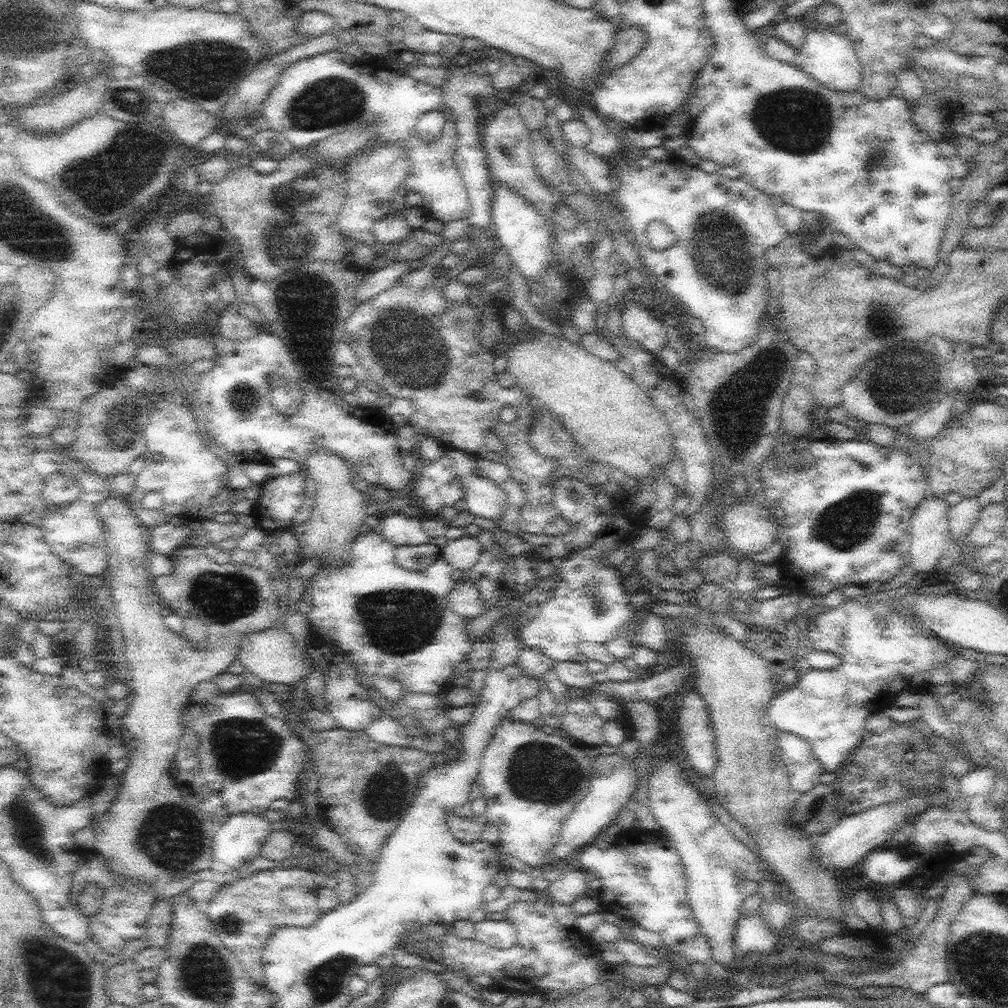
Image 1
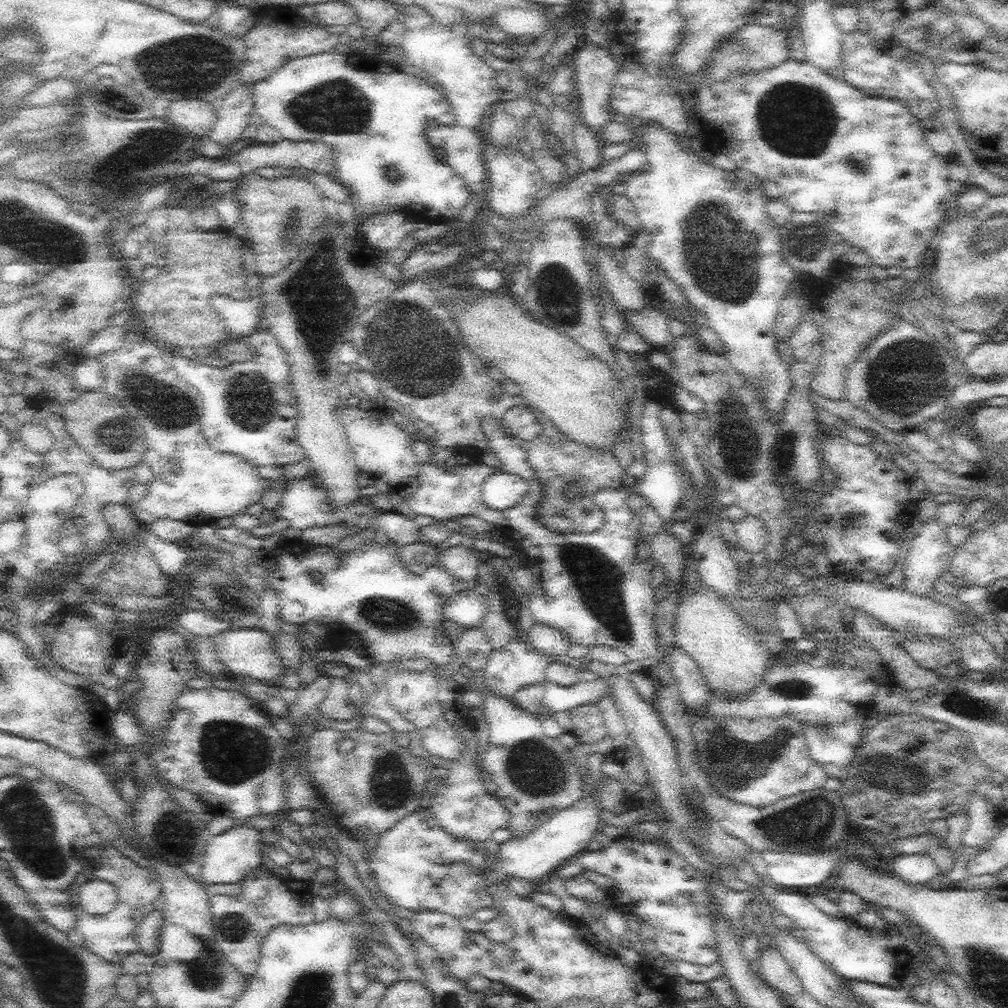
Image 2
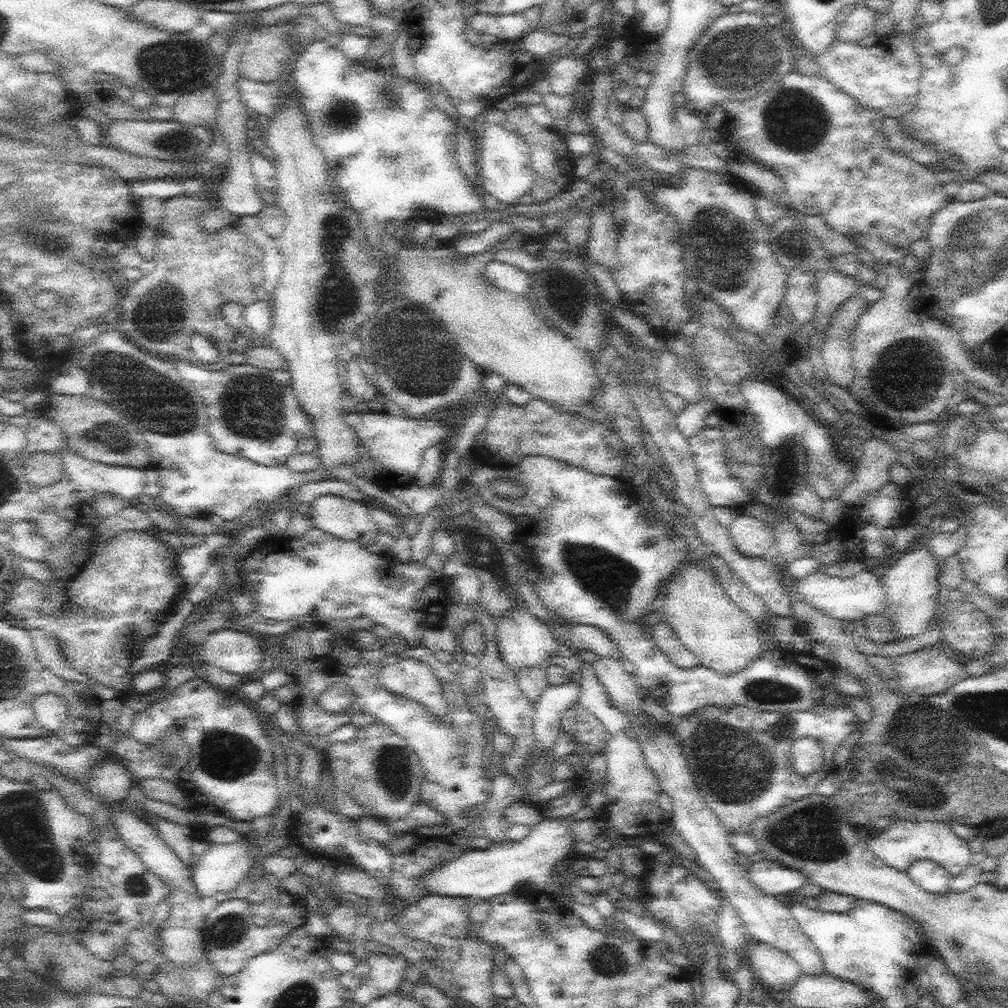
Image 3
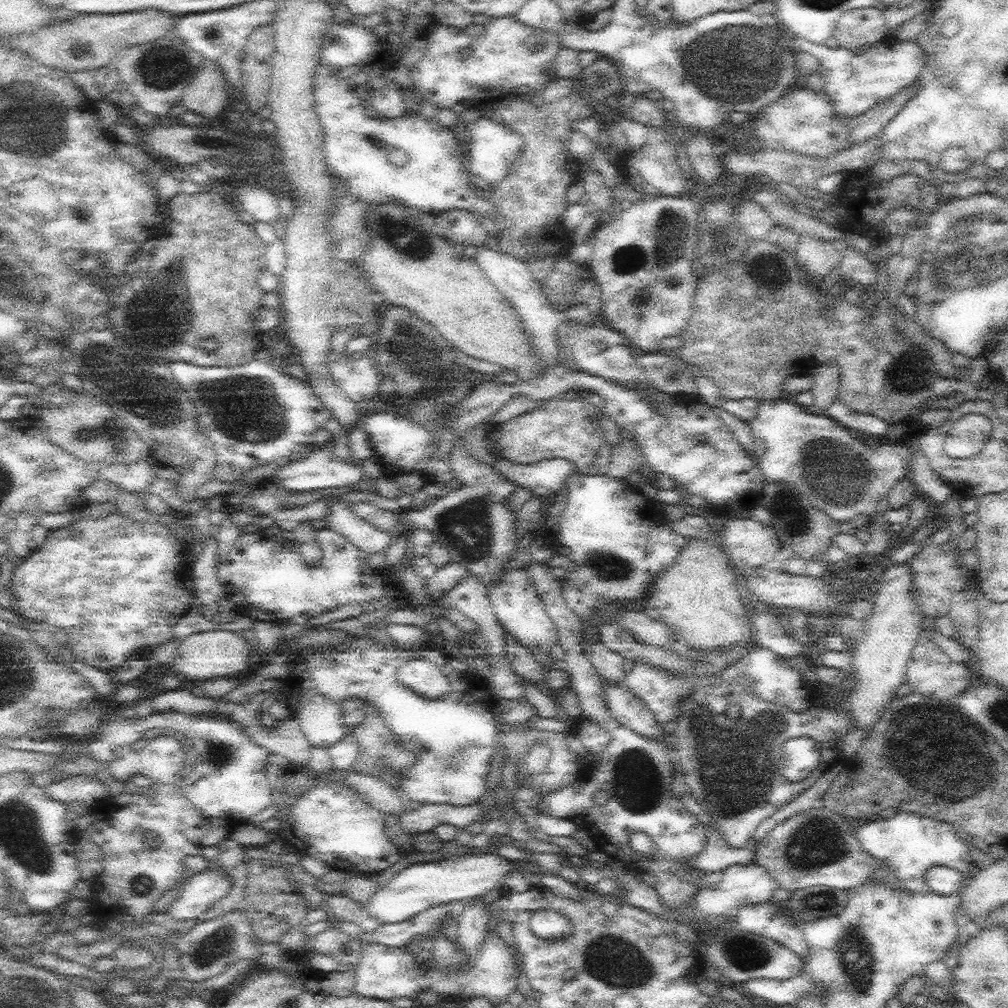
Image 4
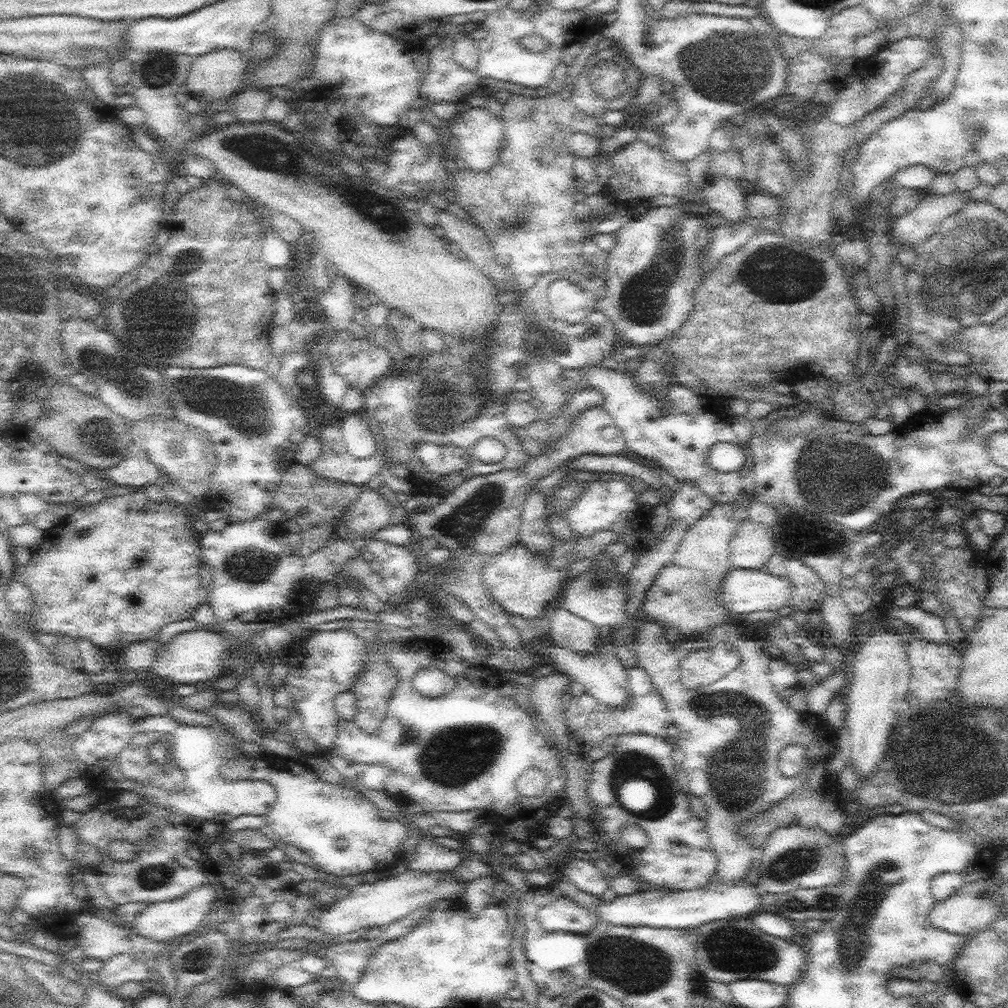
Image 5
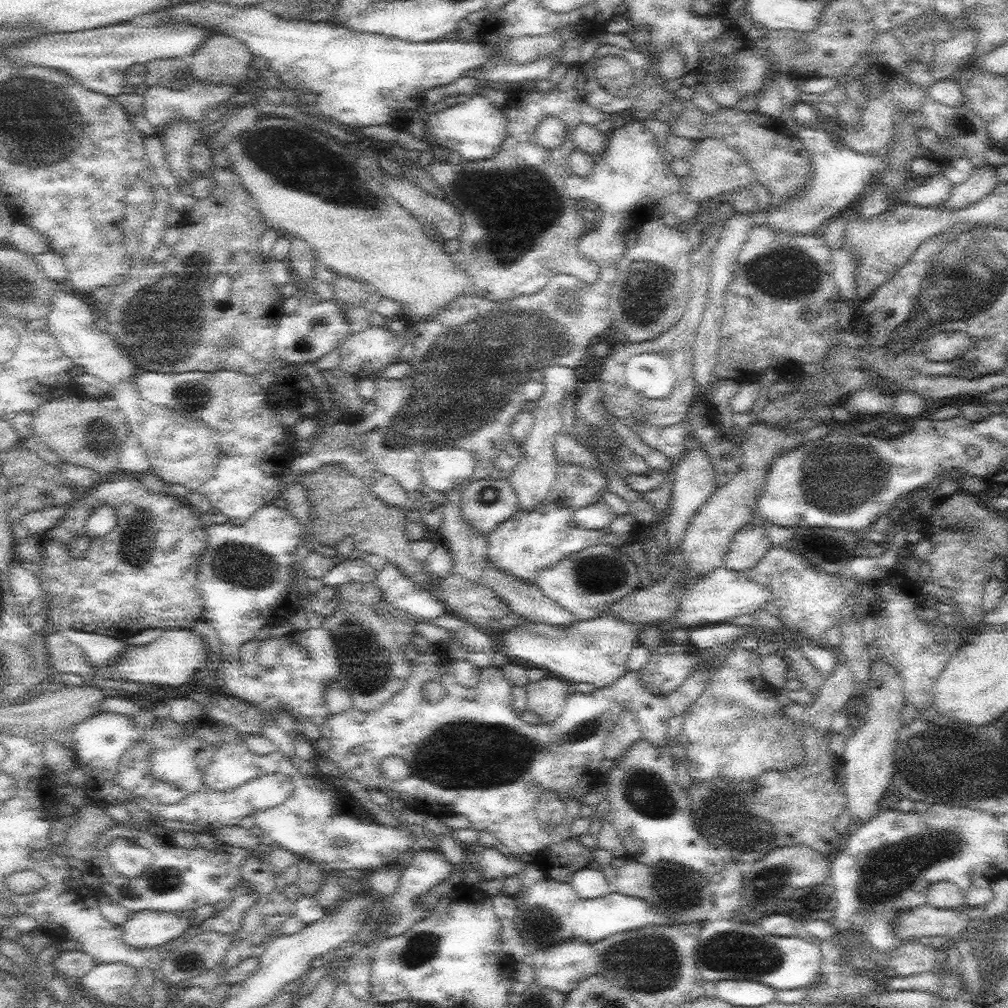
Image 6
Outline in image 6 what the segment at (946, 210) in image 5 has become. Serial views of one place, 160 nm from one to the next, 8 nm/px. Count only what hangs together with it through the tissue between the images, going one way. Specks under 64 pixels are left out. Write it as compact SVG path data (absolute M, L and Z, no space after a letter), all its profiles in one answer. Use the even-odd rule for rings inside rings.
M987 164L975 168L970 178L966 182L955 186L949 199L938 207L942 210L960 210L964 207L968 208L971 204L976 204L1000 183L996 179L996 169L998 167Z

